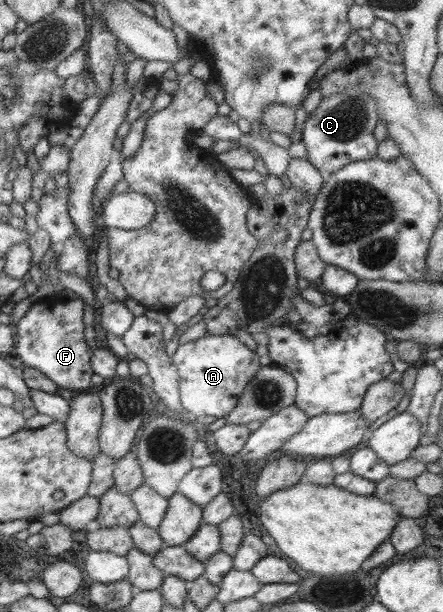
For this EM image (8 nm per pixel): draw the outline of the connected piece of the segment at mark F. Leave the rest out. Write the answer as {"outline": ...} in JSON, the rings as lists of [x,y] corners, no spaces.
{"outline":[[[50,296],[49,300],[33,303],[16,323],[16,357],[24,366],[37,369],[58,387],[67,390],[87,390],[92,386],[93,371],[90,354],[83,336],[83,302],[81,299],[62,300]]]}

